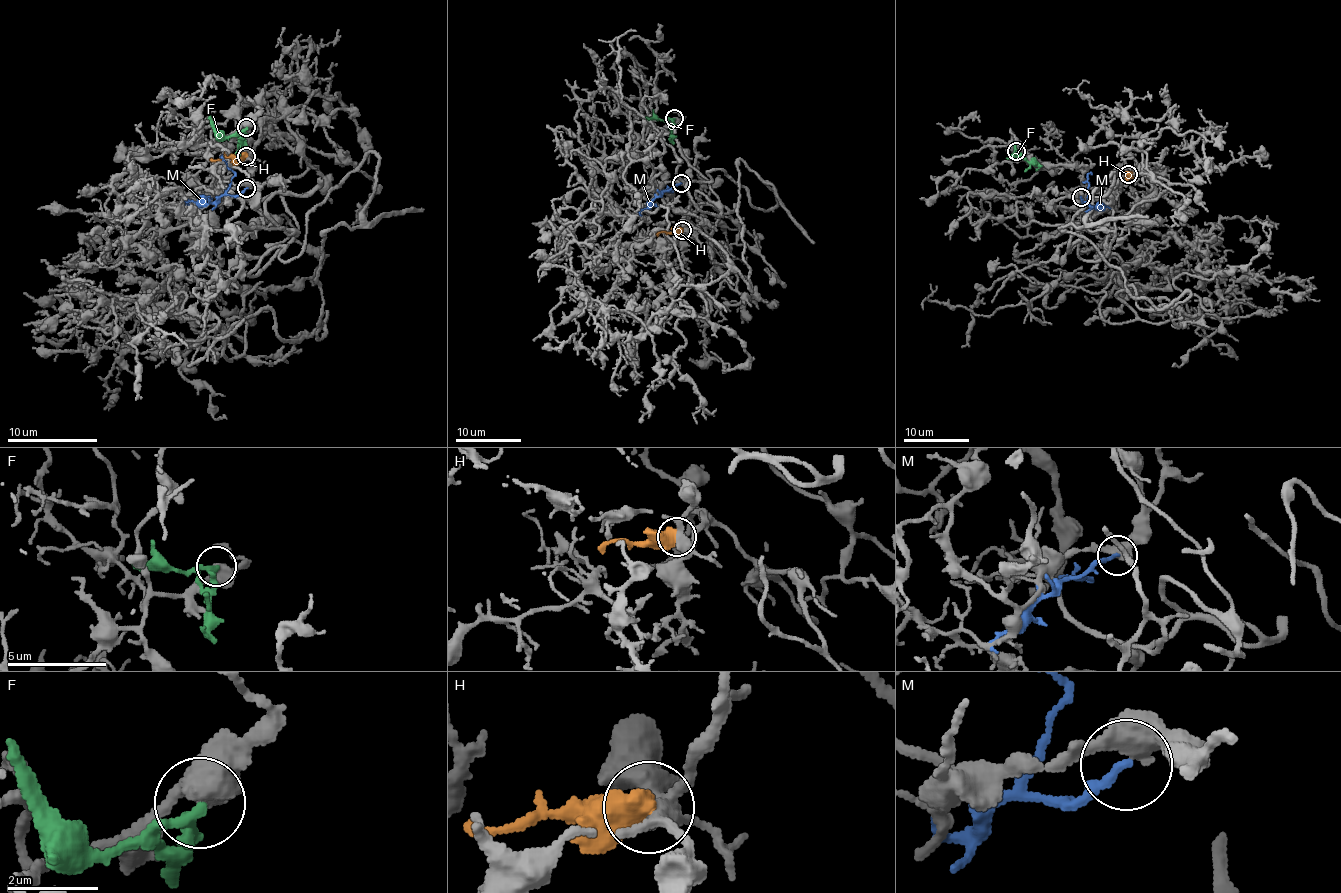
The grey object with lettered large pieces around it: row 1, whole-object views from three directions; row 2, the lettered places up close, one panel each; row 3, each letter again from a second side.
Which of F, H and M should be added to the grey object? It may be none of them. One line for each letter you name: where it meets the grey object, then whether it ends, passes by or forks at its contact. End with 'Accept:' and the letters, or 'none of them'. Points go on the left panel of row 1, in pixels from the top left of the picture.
Accept: none of them

